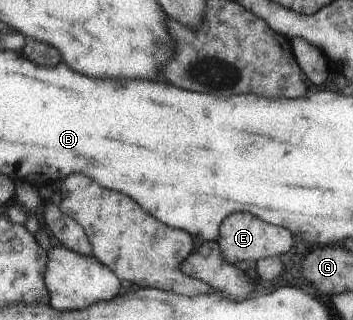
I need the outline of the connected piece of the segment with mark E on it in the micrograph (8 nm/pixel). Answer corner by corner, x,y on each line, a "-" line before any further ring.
232,213
221,221
216,242
220,246
222,257
230,264
245,259
256,261
260,258
286,254
286,251
292,247
290,232
286,228
266,223
249,213

